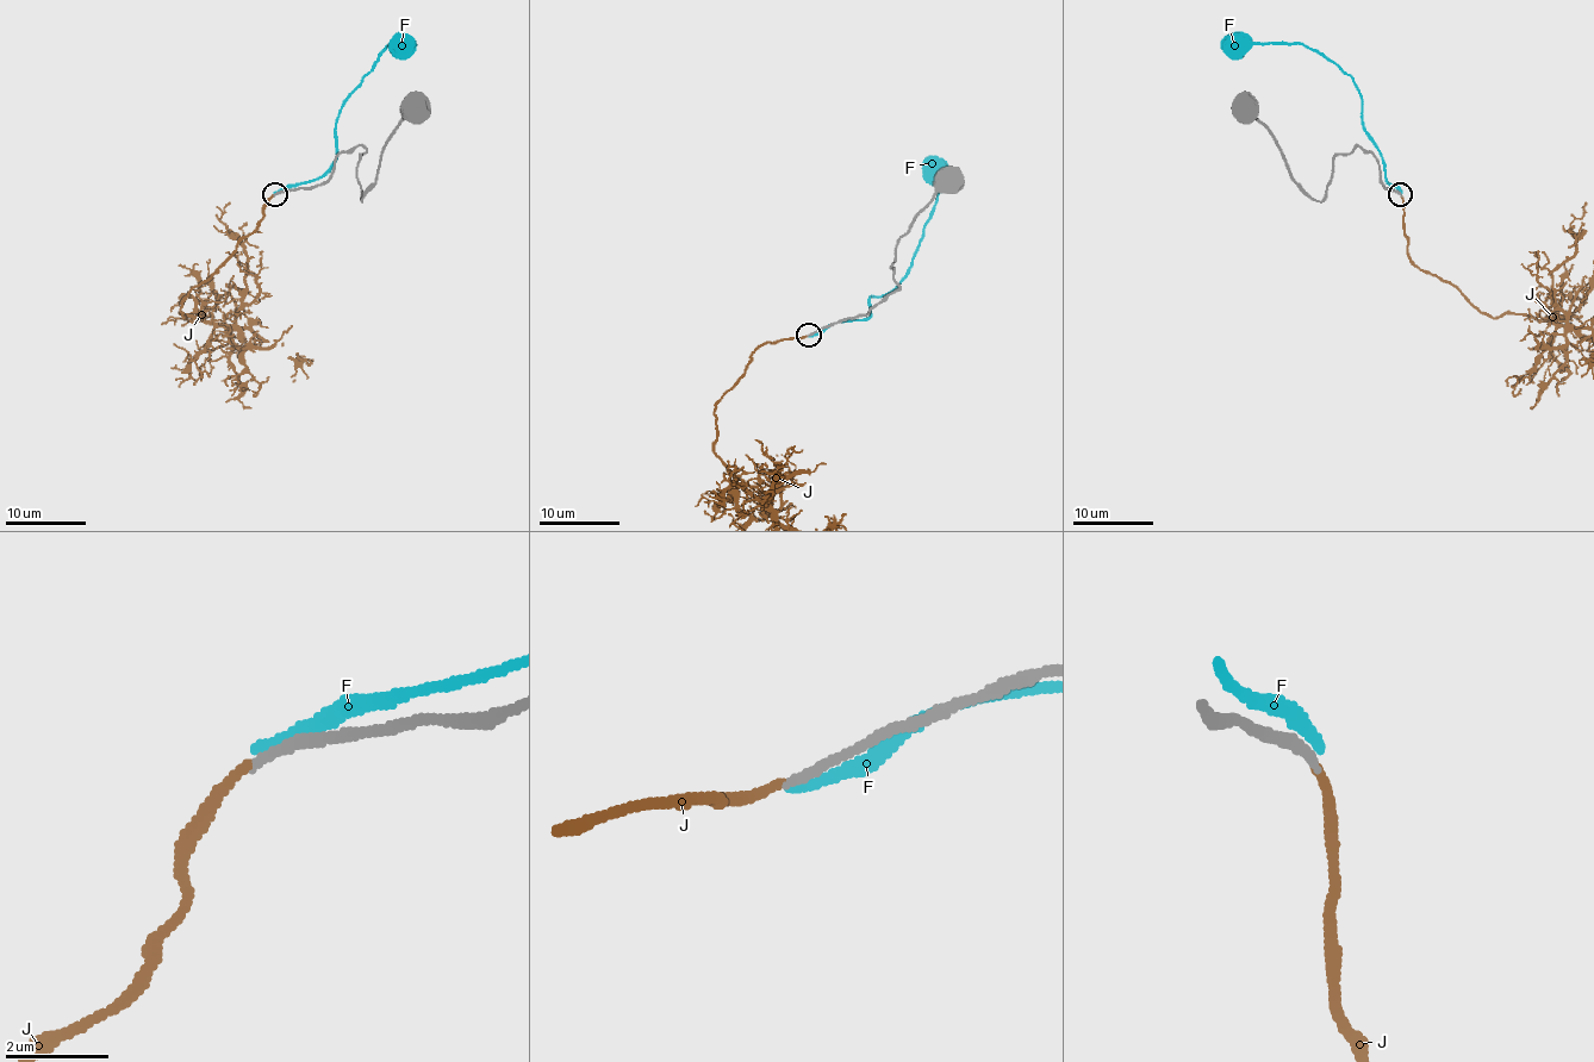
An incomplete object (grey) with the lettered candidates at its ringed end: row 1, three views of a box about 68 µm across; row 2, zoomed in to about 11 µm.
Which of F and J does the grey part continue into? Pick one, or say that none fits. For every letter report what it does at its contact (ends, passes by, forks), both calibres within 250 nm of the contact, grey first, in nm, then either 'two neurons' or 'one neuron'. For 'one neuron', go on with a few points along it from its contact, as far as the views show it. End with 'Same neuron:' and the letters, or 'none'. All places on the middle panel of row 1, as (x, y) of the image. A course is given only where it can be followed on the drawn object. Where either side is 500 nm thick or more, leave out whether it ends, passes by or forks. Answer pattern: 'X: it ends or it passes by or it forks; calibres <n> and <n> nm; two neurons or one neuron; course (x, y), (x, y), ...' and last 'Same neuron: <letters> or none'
F: it ends; calibres 240 and 320 nm; two neurons
J: it ends; calibres 190 and 160 nm; one neuron
Same neuron: J

